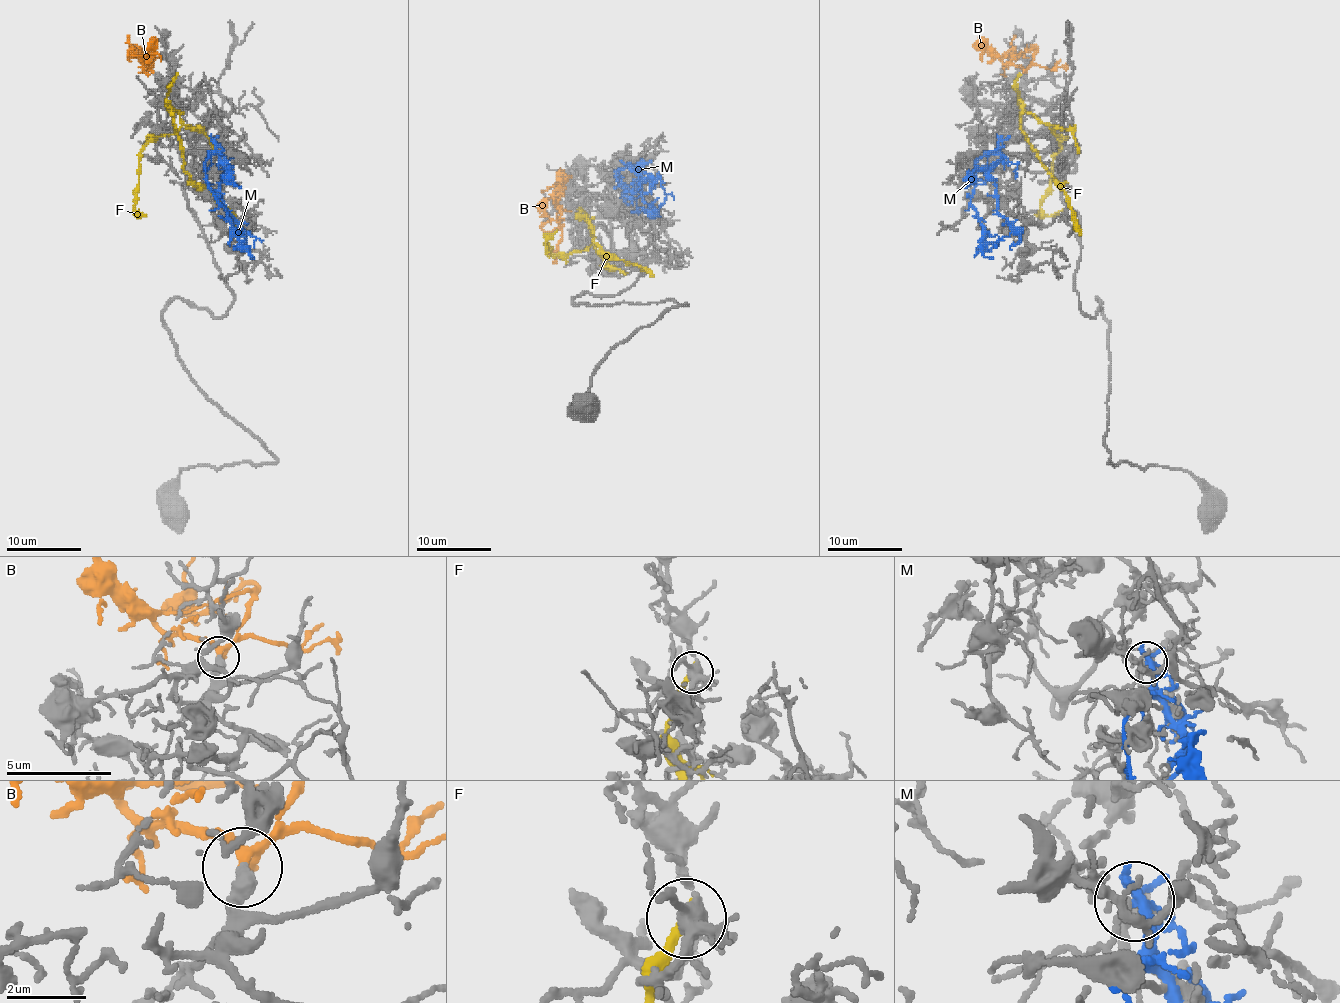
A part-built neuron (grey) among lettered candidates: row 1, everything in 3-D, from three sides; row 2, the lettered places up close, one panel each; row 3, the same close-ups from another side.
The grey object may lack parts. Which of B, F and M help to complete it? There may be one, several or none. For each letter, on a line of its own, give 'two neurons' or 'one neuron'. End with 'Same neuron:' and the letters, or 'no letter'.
B: one neuron
F: two neurons
M: two neurons
Same neuron: B

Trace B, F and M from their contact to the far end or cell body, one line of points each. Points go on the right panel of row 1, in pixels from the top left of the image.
B: (1023, 72), (1019, 67), (1004, 65), (985, 50), (982, 61)
F: (1017, 76), (1017, 102), (1045, 123), (1060, 147), (1053, 160), (1051, 192), (1039, 208), (1054, 216), (1062, 208)
M: (1000, 141), (995, 151), (982, 156), (976, 164), (970, 199), (982, 225), (982, 253), (993, 259)

